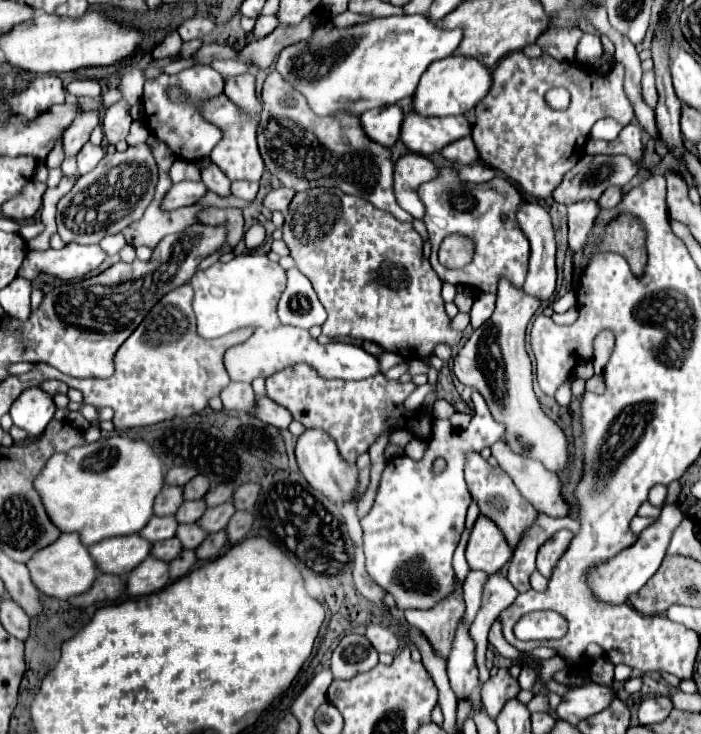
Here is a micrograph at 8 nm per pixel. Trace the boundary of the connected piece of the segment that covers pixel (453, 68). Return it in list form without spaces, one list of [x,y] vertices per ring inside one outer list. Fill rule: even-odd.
[[[462,54],[448,56],[448,58],[432,62],[428,72],[424,72],[424,76],[420,78],[420,88],[416,90],[416,96],[414,96],[414,110],[424,112],[424,116],[458,116],[458,114],[466,114],[480,100],[486,98],[490,86],[492,86],[492,72],[480,60],[470,58],[470,56],[462,56]]]

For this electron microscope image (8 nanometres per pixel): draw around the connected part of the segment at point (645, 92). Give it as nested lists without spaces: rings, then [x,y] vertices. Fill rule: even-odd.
[[[644,72],[644,78],[642,78],[642,98],[644,102],[654,108],[656,106],[656,100],[658,100],[658,94],[656,94],[656,86],[654,86],[654,72]]]

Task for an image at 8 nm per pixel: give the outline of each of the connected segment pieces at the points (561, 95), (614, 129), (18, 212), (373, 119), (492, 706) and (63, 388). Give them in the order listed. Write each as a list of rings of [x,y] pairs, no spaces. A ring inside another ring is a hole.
[[[564,88],[552,89],[548,92],[548,96],[545,96],[546,102],[557,110],[566,109],[570,103],[570,94]]]
[[[604,118],[604,120],[600,120],[600,122],[592,128],[590,136],[592,136],[592,138],[600,138],[600,140],[614,140],[614,138],[620,134],[622,128],[624,128],[624,126],[620,126],[618,122],[614,122],[614,120],[610,120],[610,118]]]
[[[30,180],[20,194],[16,194],[14,198],[10,198],[4,208],[2,208],[2,214],[12,218],[12,220],[28,220],[32,218],[40,204],[42,204],[42,194],[46,192],[46,184],[40,184],[40,182],[34,182]]]
[[[398,104],[372,108],[360,116],[364,132],[368,132],[368,136],[372,136],[372,140],[376,140],[378,144],[384,144],[384,146],[396,144],[396,140],[400,136],[402,118],[404,118],[404,114]]]
[[[500,668],[496,676],[492,676],[486,684],[482,684],[482,692],[480,692],[480,700],[482,700],[482,708],[490,718],[498,718],[498,714],[502,712],[504,704],[512,698],[516,698],[516,694],[520,692],[518,680],[514,680],[506,668]]]
[[[44,380],[40,384],[40,388],[44,392],[48,392],[50,396],[56,396],[56,394],[66,394],[68,392],[68,386],[64,382],[58,382],[58,380]]]

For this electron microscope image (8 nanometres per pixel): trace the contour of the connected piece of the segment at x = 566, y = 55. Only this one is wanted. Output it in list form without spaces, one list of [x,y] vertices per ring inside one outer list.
[[[564,28],[564,32],[558,32],[556,30],[550,30],[550,32],[544,32],[536,44],[542,48],[544,54],[552,56],[552,58],[562,58],[562,60],[574,60],[574,54],[576,54],[576,44],[580,40],[584,32],[580,28]]]

